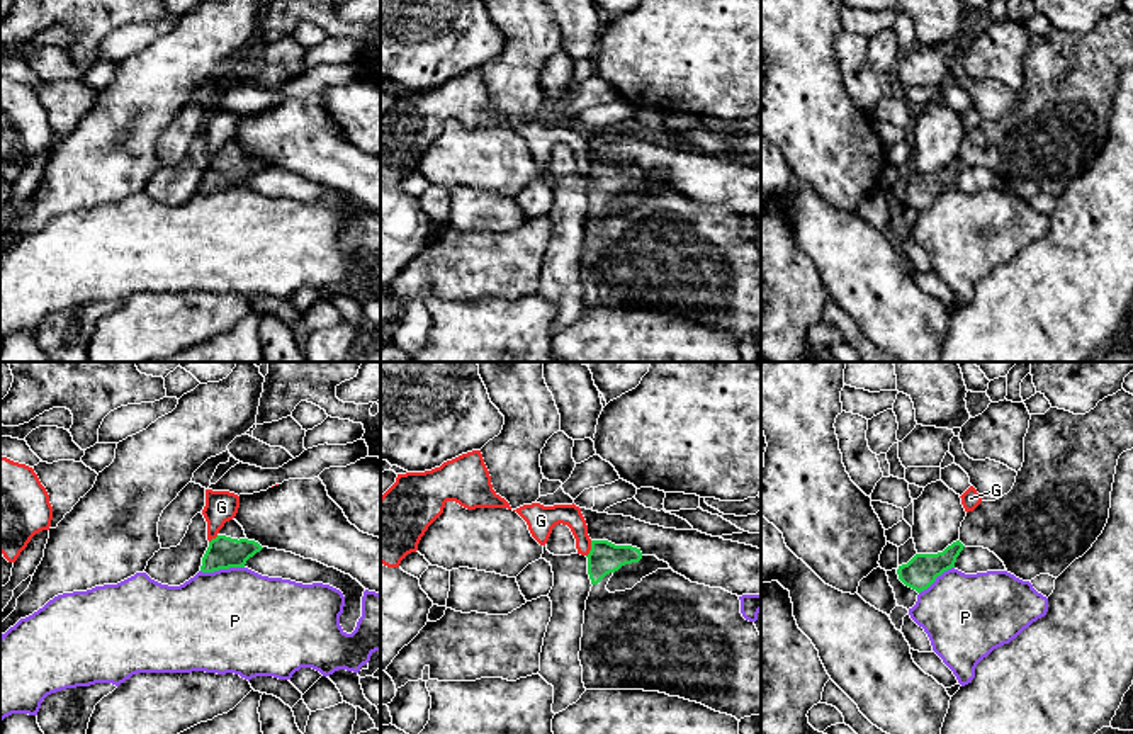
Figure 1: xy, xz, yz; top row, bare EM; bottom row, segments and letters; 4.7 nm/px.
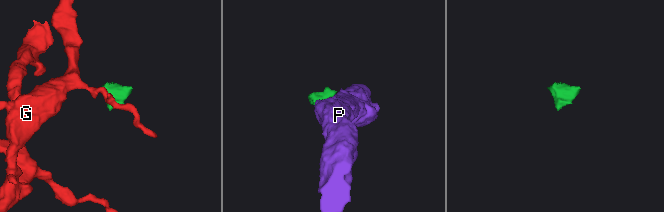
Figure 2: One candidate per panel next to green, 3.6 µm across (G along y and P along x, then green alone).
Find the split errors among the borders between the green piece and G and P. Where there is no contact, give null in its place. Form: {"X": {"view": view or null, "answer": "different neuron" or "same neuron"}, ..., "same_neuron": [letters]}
{"G": {"view": "xz", "answer": "different neuron"}, "P": {"view": "xy", "answer": "different neuron"}, "same_neuron": []}

